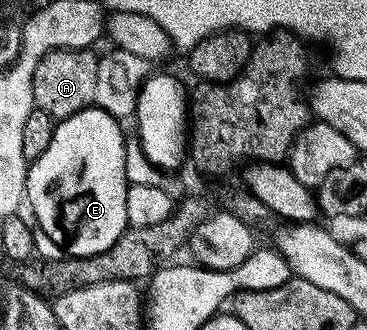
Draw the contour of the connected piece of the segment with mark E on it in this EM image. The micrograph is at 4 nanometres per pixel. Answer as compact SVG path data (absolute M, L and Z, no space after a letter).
M83 109L74 115L70 115L66 120L57 124L54 131L54 139L50 139L50 147L46 147L46 151L42 151L42 155L38 155L36 161L31 162L28 166L28 184L26 186L26 205L32 208L32 213L36 216L36 221L40 224L40 229L53 241L56 245L61 245L63 252L70 257L89 257L90 255L98 255L102 251L106 251L110 247L114 247L114 243L124 230L129 228L127 219L127 191L130 186L128 179L128 149L124 146L124 133L120 130L121 122L108 114L104 109Z

